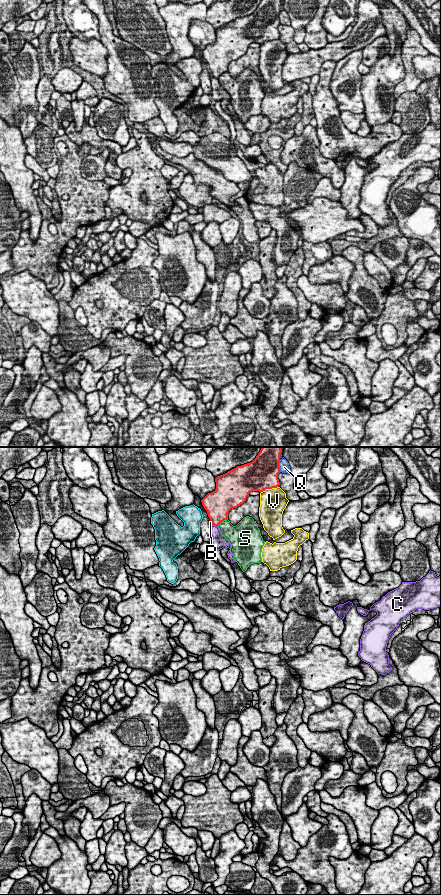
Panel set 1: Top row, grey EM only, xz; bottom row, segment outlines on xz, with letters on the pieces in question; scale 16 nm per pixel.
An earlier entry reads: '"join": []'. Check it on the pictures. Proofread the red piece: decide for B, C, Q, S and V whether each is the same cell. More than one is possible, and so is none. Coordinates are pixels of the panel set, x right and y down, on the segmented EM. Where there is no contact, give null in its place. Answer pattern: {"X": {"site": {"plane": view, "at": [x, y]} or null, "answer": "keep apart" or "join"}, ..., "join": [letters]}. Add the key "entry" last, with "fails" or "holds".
{"B": {"site": {"plane": "xz", "at": [211, 522]}, "answer": "keep apart"}, "C": {"site": {"plane": "xz", "at": [215, 525]}, "answer": "keep apart"}, "Q": {"site": {"plane": "xz", "at": [278, 465]}, "answer": "keep apart"}, "S": {"site": {"plane": "xz", "at": [222, 521]}, "answer": "keep apart"}, "V": {"site": {"plane": "xz", "at": [269, 488]}, "answer": "keep apart"}, "join": [], "entry": "holds"}

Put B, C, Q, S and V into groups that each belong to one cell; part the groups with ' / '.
B / C / Q / S / V

